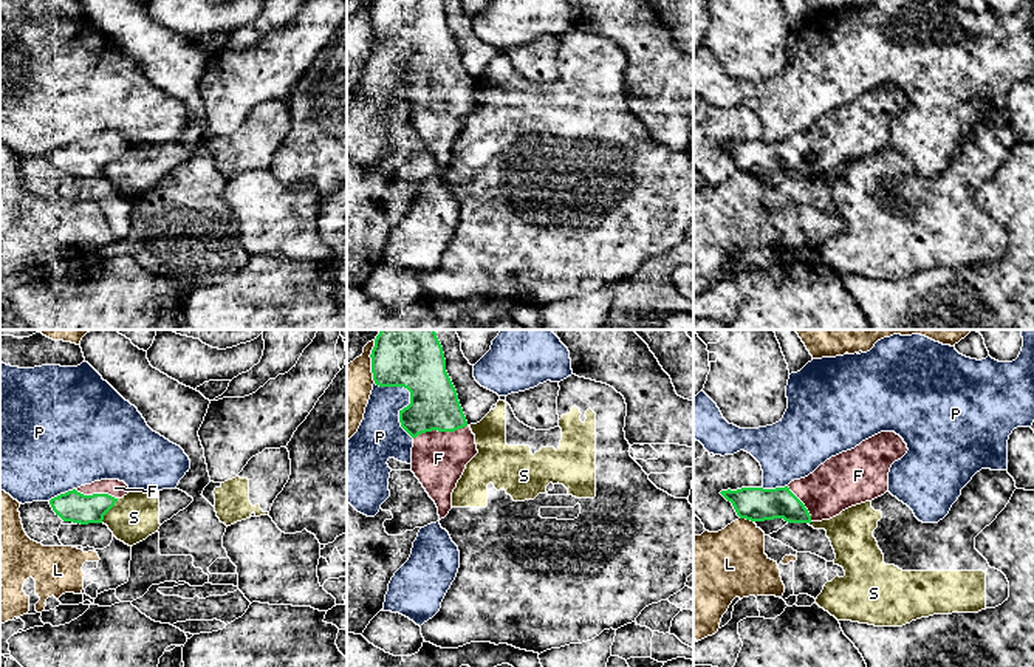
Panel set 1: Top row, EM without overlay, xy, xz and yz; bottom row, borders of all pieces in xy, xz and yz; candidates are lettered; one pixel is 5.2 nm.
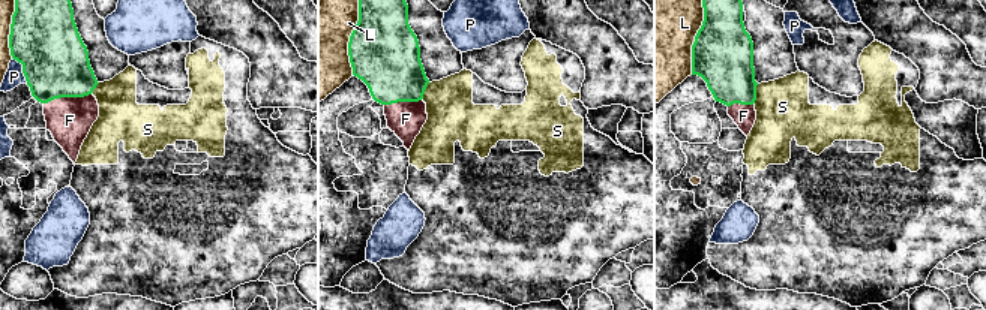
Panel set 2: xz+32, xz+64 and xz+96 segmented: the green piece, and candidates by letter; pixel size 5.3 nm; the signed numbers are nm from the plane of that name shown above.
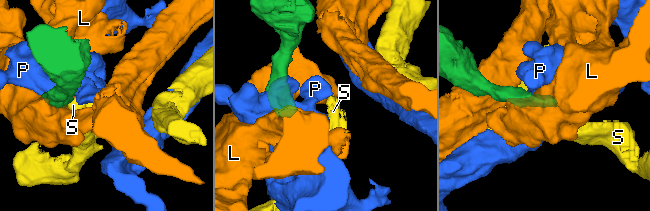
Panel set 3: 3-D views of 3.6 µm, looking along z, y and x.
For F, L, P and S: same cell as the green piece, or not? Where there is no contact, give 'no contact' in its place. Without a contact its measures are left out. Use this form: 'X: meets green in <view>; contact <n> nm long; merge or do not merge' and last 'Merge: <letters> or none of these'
F: meets green in xz; contact 280 nm long; merge
L: meets green in yz; contact 80 nm long; do not merge
P: meets green in xz; contact 360 nm long; do not merge
S: meets green in xy; contact 160 nm long; do not merge
Merge: F

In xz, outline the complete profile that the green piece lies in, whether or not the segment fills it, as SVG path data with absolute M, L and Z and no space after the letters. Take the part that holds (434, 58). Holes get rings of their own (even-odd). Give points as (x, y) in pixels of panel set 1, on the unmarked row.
M373 0L370 11L376 39L410 45L410 57L399 63L399 76L413 91L412 125L435 155L441 173L452 162L452 145L466 118L478 107L475 88L446 25L443 0Z

